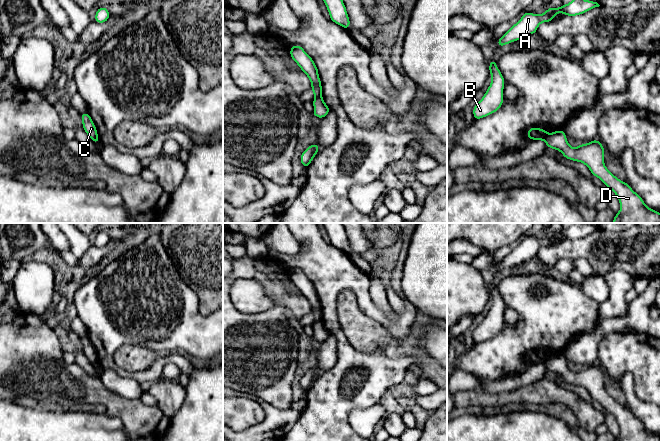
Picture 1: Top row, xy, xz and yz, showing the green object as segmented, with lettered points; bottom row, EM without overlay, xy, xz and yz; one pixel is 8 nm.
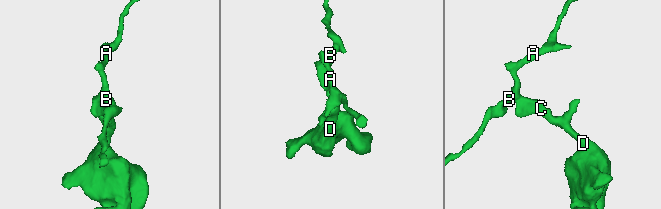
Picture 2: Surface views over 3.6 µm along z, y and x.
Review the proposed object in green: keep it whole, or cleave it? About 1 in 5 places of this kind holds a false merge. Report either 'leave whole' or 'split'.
split

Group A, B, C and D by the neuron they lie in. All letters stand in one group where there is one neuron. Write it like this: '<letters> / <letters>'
A B C / D

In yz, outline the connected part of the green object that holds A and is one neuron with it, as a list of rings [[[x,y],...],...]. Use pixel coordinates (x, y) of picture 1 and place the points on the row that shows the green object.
[[[573,0],[559,8],[549,6],[548,10],[541,15],[525,12],[521,19],[497,41],[497,45],[502,47],[536,33],[540,23],[551,22],[557,13],[564,13],[567,16],[577,16],[599,6],[597,2],[590,0]]]

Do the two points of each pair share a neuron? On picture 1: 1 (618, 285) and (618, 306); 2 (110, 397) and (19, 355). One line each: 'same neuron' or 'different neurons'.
1: same neuron
2: same neuron

